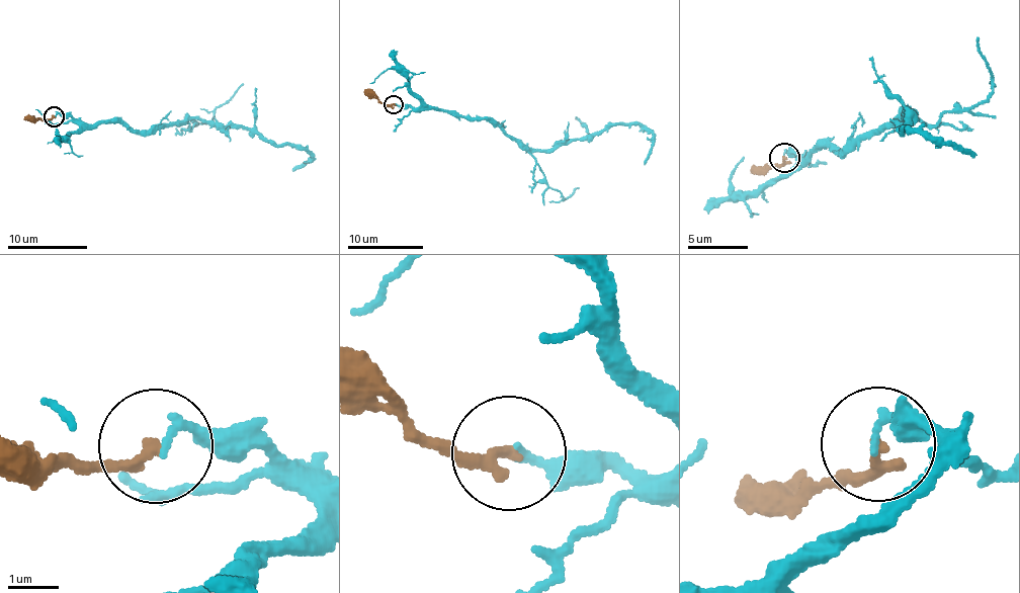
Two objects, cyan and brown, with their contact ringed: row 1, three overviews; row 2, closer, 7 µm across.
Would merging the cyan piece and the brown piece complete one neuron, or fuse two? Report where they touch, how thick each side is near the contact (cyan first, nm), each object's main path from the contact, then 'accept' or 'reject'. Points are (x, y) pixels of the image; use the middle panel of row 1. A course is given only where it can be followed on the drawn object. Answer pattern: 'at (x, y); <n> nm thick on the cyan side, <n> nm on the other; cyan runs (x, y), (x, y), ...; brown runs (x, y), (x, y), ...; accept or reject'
at (394, 104); 160 nm thick on the cyan side, 220 nm on the other; cyan runs (395, 104), (496, 120), (529, 149), (554, 150), (590, 141), (614, 124), (636, 124), (652, 136), (645, 164); brown runs (394, 103), (383, 105), (363, 90); reject

